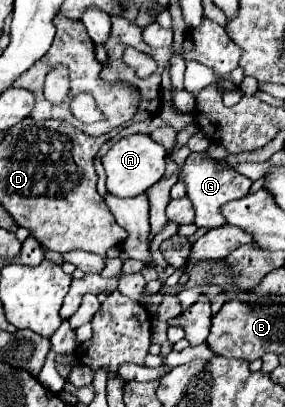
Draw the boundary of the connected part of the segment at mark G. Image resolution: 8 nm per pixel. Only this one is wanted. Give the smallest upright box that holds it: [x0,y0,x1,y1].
[179,156,253,228]

